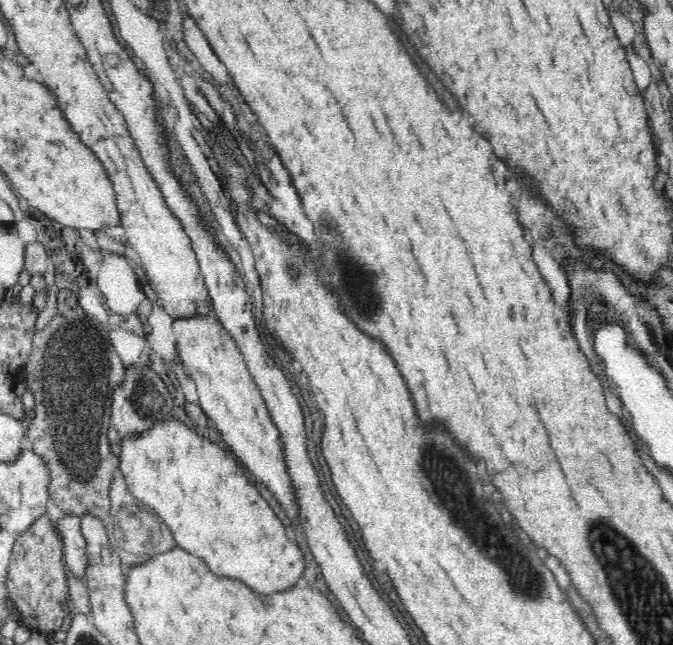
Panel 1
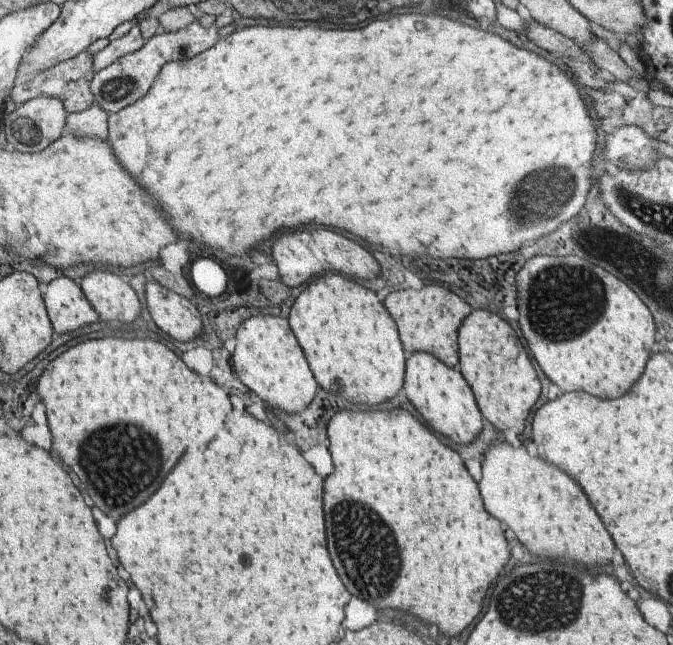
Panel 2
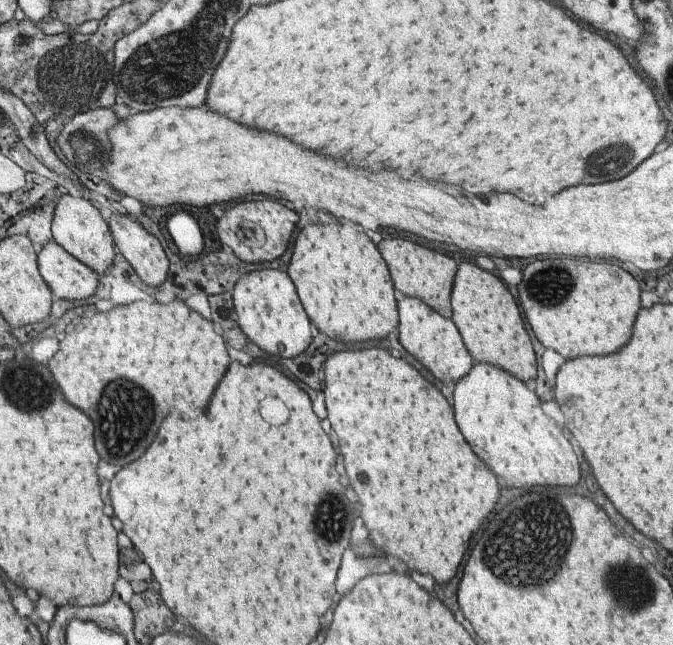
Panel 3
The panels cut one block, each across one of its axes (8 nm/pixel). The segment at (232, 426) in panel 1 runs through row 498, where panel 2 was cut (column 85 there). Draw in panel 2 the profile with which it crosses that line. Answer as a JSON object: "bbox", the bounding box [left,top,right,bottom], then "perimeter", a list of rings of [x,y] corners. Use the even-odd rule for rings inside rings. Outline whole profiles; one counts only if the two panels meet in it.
{"bbox":[81,271,140,324],"perimeter":[[[96,271],[82,278],[81,288],[99,313],[99,320],[132,324],[140,316],[136,292],[116,274]]]}

